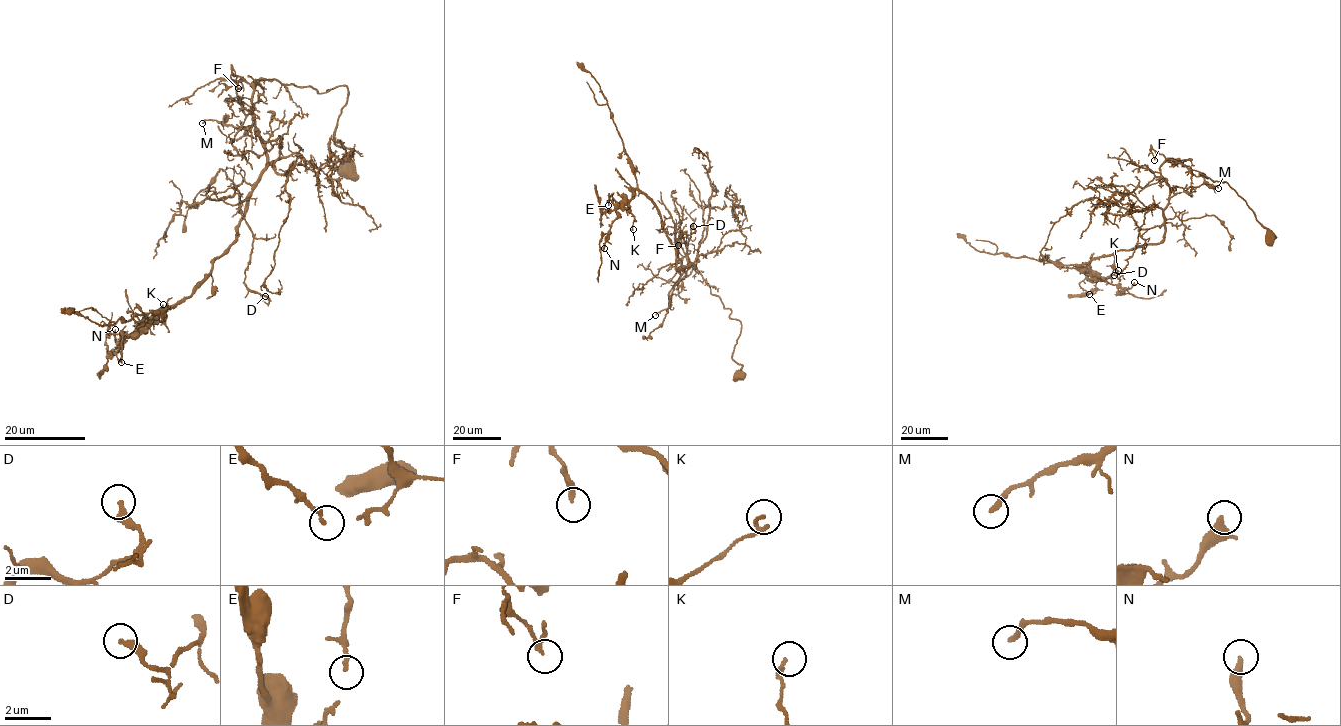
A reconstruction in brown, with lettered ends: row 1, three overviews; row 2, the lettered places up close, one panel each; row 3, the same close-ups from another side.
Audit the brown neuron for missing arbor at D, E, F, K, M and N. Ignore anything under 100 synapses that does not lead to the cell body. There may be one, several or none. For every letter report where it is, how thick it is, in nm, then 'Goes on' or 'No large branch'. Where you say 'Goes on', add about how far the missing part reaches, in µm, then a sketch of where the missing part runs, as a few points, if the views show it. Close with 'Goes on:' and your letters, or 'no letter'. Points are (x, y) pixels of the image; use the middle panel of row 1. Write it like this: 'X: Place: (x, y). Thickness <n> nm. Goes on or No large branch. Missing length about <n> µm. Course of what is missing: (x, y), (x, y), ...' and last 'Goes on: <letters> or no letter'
D: Place: (693, 226). Thickness 320 nm. No large branch
E: Place: (608, 205). Thickness 130 nm. No large branch
F: Place: (678, 245). Thickness 160 nm. No large branch
K: Place: (633, 229). Thickness 150 nm. No large branch
M: Place: (655, 315). Thickness 220 nm. No large branch
N: Place: (604, 248). Thickness 260 nm. No large branch
Goes on: no letter

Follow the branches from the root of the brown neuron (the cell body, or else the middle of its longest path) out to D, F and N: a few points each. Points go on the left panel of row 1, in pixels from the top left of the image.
D: (348, 166), (335, 129), (348, 88), (257, 79), (266, 164), (239, 212), (253, 238), (244, 283), (265, 296)
F: (348, 166), (351, 148), (335, 142), (344, 85), (319, 93), (274, 79), (247, 83), (232, 72), (238, 88)
N: (348, 166), (335, 129), (348, 88), (257, 79), (266, 164), (236, 237), (139, 334), (117, 344), (115, 329)

